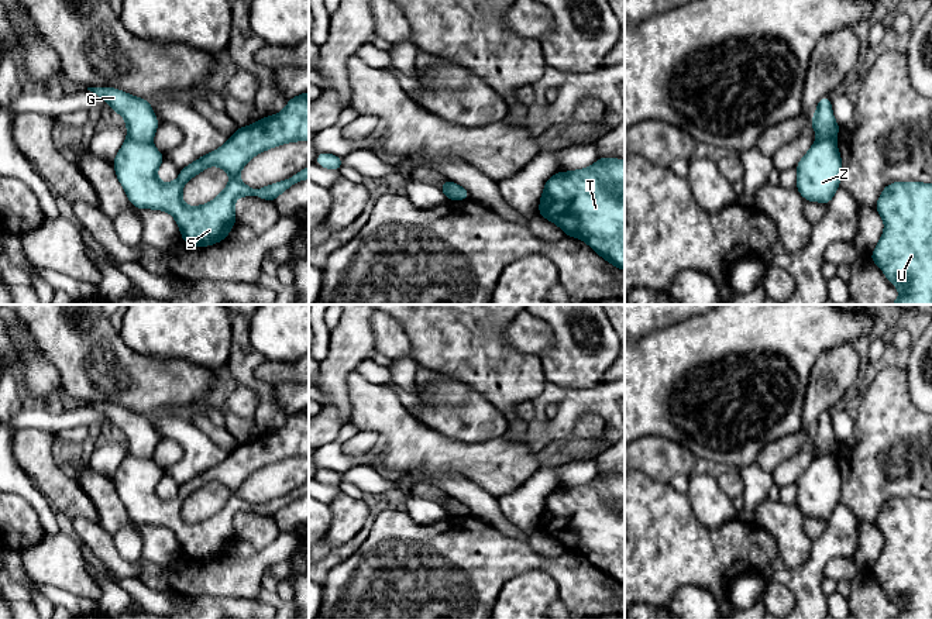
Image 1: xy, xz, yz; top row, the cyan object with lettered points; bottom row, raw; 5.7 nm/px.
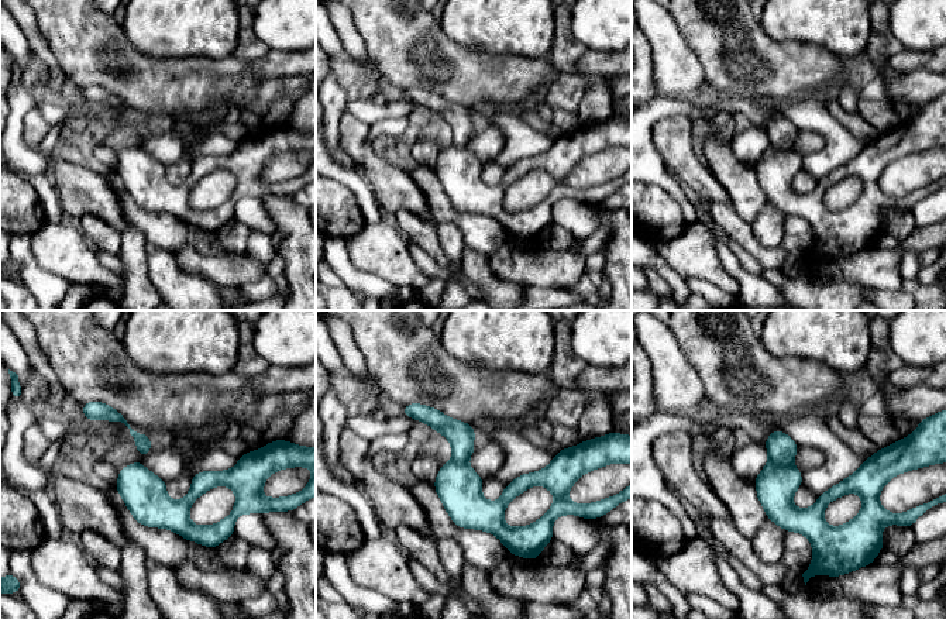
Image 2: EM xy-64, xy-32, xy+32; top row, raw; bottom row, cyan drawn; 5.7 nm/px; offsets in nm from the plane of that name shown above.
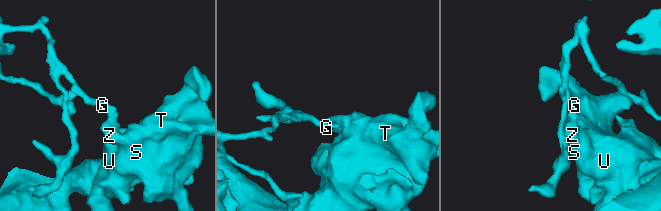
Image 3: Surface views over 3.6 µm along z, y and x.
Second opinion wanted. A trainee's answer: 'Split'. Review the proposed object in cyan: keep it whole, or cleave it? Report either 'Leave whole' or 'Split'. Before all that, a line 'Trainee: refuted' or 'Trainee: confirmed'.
Trainee: confirmed
Split

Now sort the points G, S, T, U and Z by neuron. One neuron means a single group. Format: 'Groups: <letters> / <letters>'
Groups: G / S T U Z

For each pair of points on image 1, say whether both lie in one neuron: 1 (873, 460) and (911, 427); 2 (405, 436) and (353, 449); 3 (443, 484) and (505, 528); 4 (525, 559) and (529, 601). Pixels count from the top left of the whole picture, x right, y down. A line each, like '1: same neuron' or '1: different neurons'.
1: same neuron
2: different neurons
3: same neuron
4: different neurons

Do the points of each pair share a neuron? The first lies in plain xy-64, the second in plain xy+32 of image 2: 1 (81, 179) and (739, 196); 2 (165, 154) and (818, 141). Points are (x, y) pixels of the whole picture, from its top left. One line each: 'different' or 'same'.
1: different
2: same

